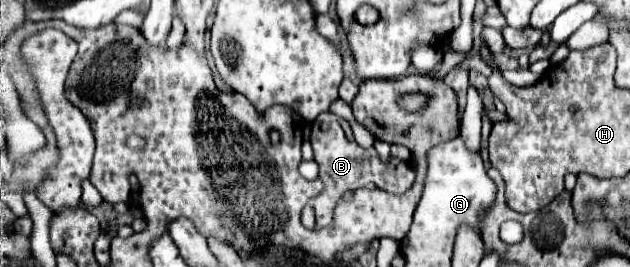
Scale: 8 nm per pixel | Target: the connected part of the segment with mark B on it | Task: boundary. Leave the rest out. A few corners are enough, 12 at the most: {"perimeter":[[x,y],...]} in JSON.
{"perimeter":[[324,112],[310,134],[324,192],[302,212],[306,228],[333,221],[348,188],[404,194],[410,162],[382,164],[356,144],[350,124]]}

